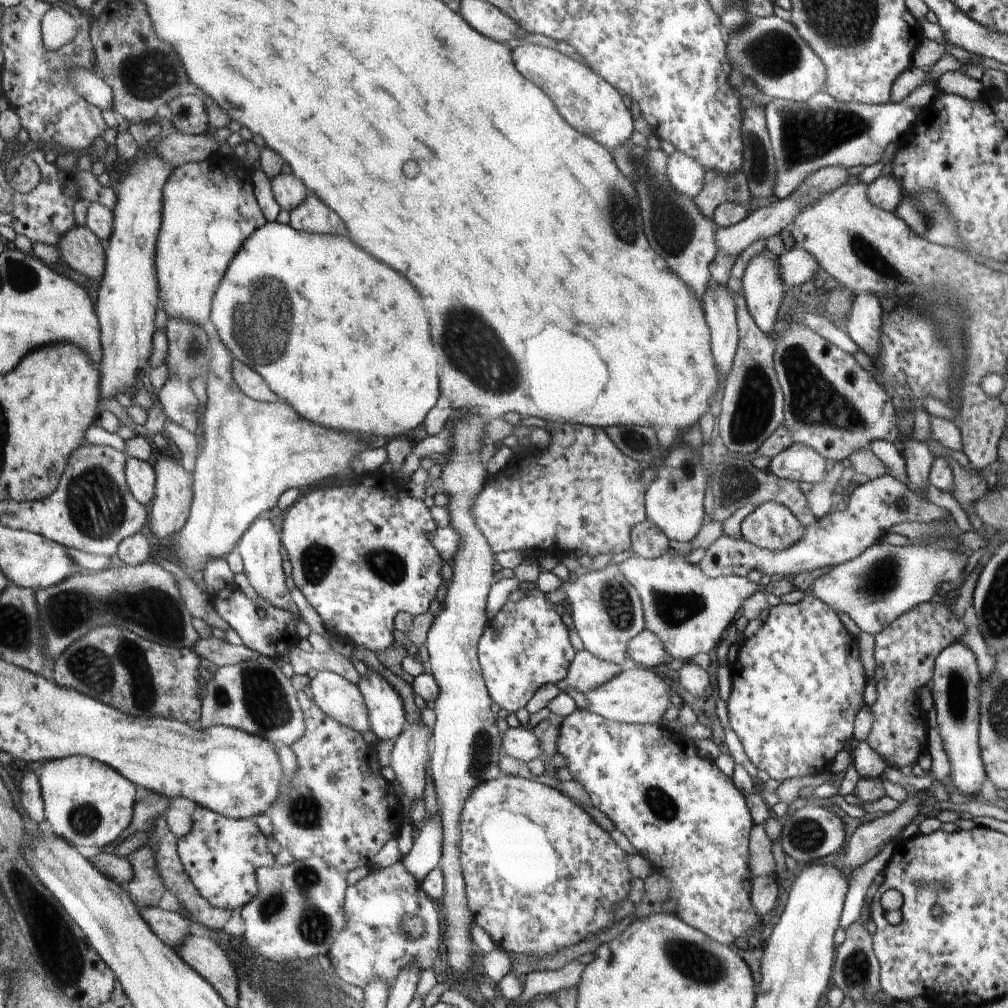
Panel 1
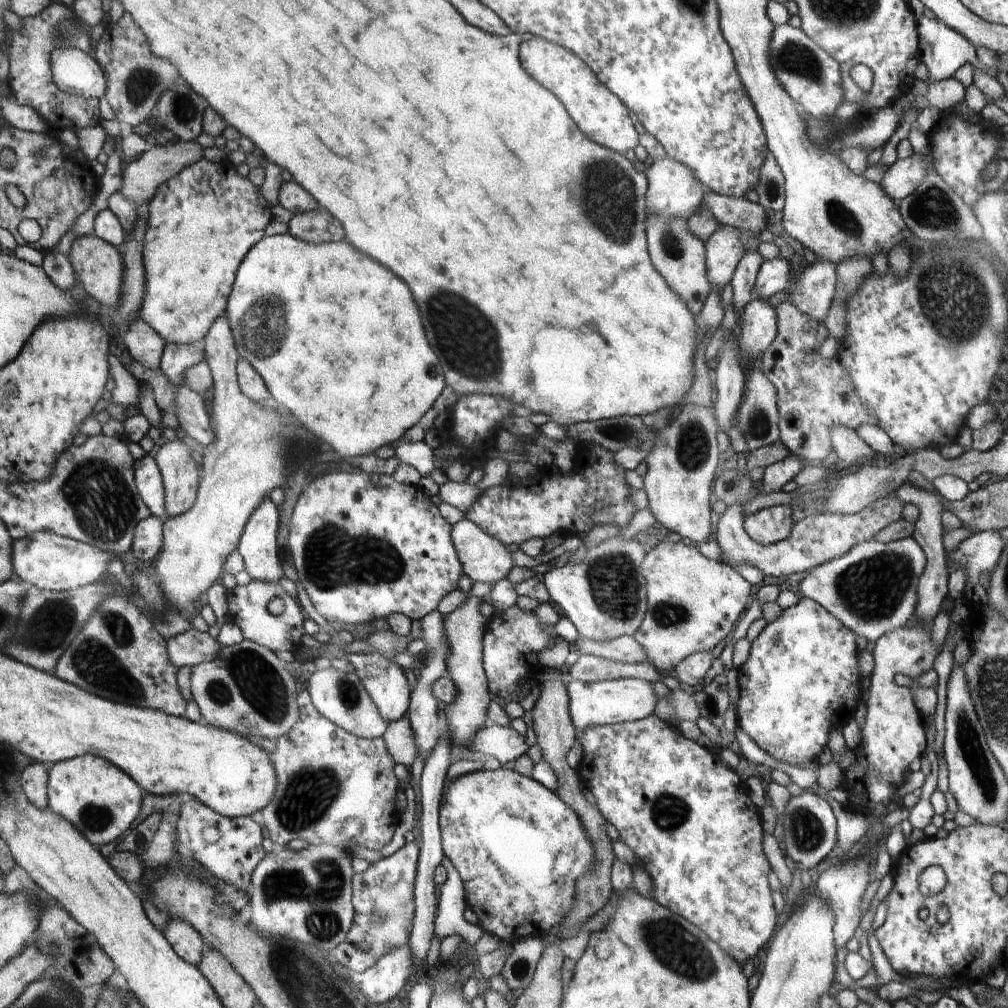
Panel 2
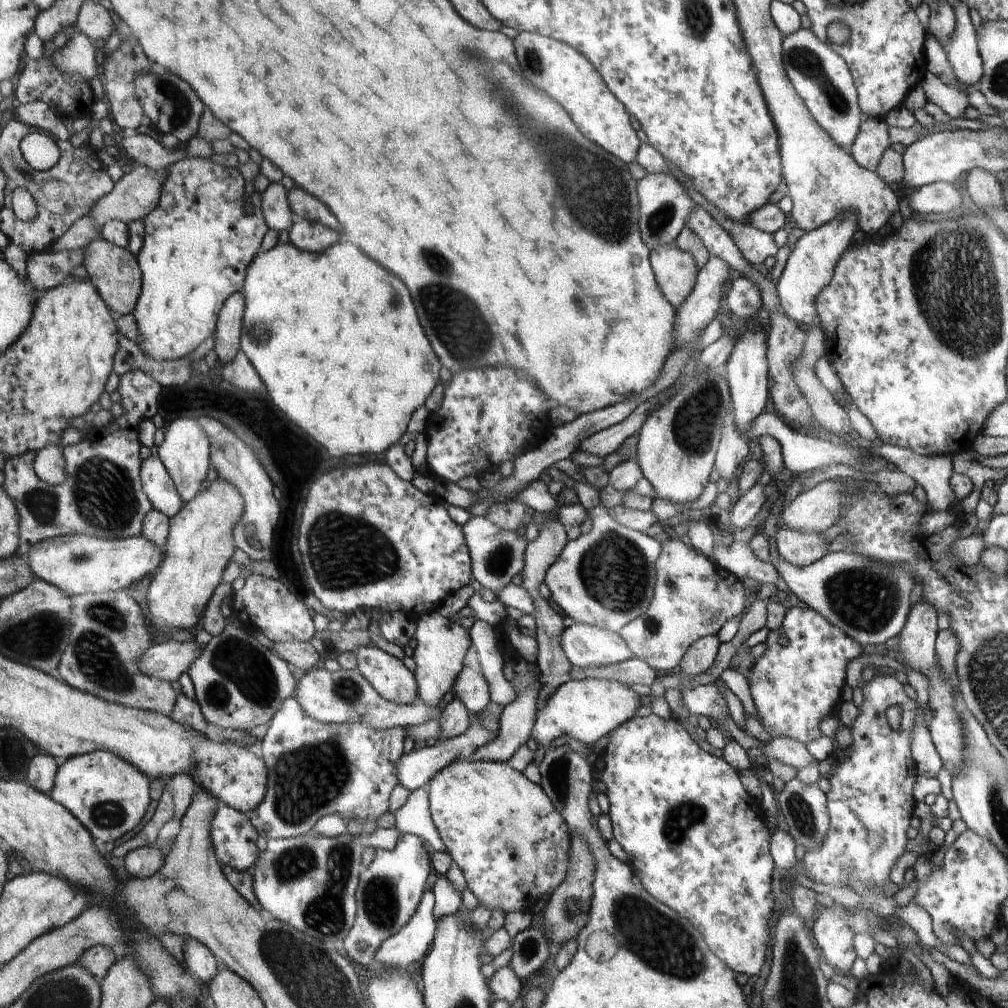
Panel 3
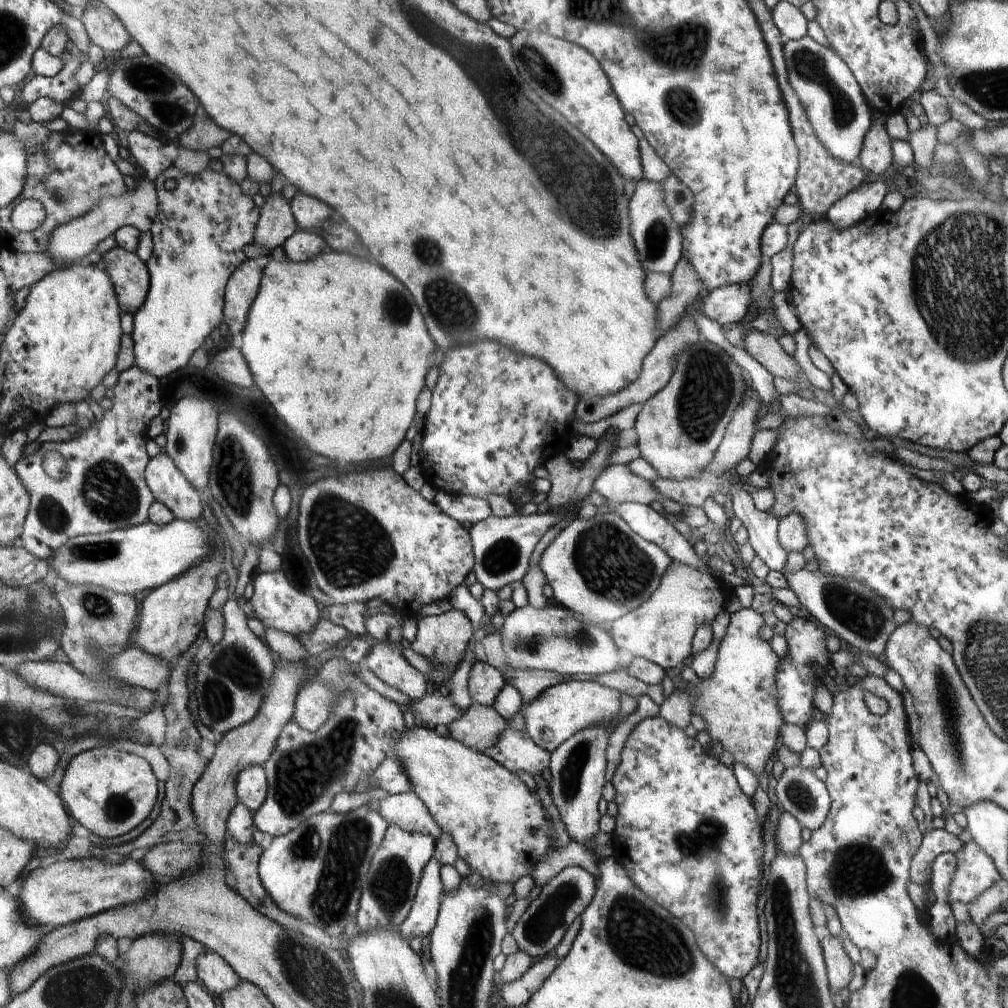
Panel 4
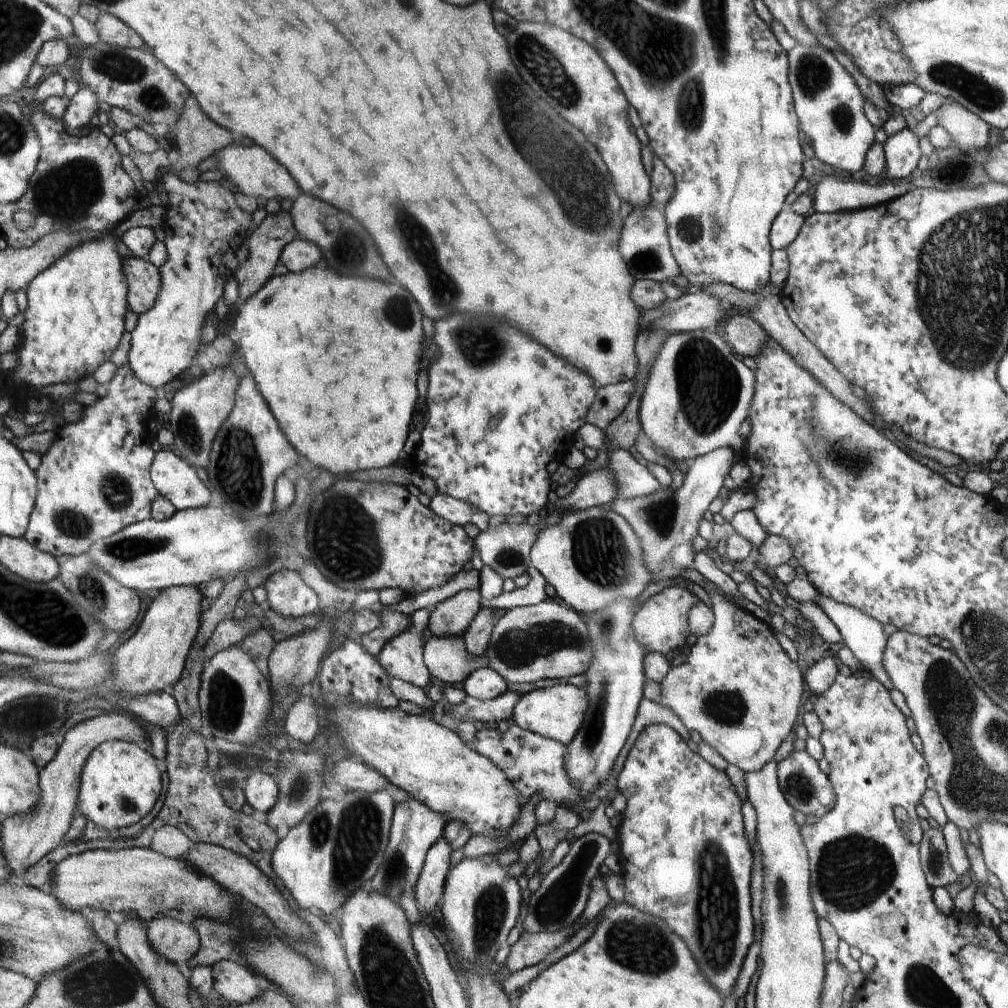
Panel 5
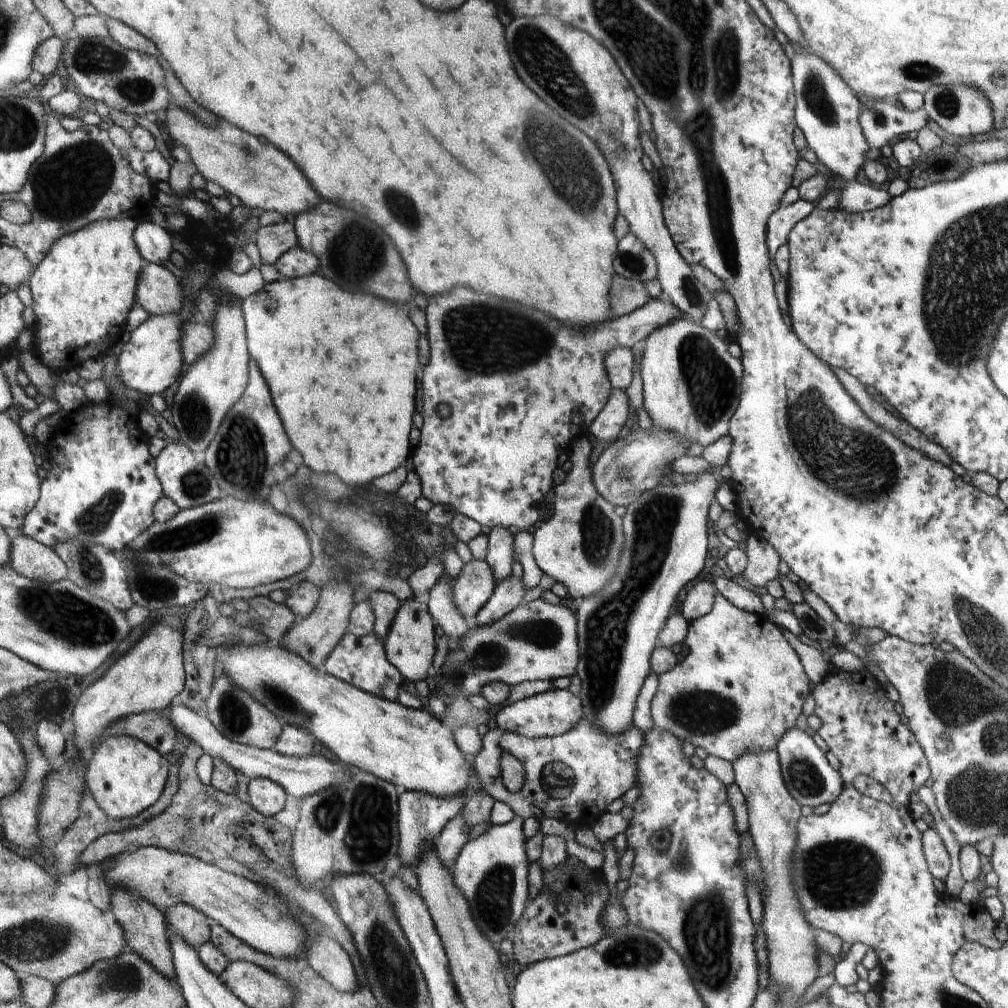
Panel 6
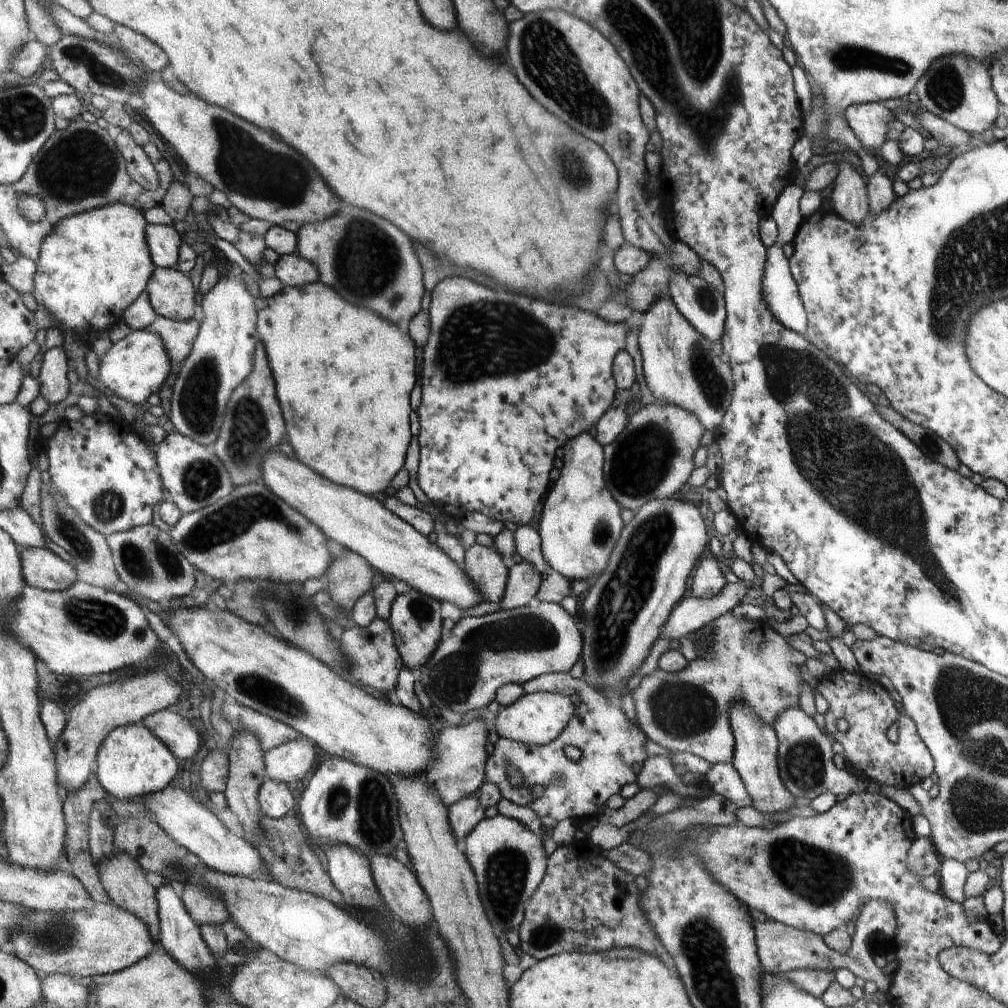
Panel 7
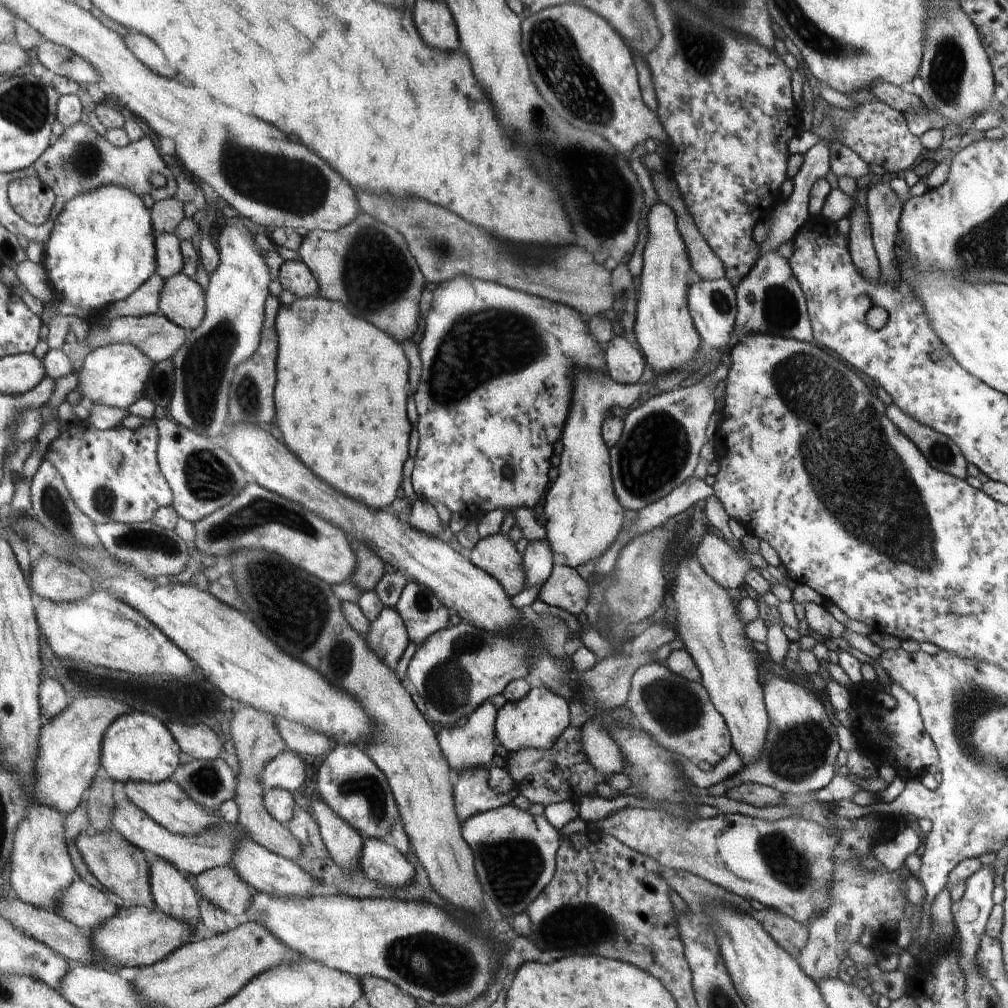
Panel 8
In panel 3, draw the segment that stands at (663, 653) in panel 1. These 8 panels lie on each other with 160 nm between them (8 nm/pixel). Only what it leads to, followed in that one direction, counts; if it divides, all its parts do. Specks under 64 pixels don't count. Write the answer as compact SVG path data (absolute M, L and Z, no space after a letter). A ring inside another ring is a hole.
M574 623L563 630L561 645L574 667L597 667L627 661L634 656L618 633L596 625Z

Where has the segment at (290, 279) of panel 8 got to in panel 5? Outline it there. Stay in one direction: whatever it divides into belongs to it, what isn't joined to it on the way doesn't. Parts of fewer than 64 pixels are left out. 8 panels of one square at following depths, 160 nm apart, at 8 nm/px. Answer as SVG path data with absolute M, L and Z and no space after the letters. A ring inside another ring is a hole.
M297 236L282 252L284 266L297 273L321 265L323 253L316 243Z

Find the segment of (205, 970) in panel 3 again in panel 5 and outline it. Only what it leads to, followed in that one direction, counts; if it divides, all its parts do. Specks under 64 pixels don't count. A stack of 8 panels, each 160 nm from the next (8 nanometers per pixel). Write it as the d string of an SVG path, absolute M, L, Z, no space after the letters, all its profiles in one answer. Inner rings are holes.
M220 961L211 965L213 988L228 1002L243 1005L262 993L258 988L258 975L241 963Z

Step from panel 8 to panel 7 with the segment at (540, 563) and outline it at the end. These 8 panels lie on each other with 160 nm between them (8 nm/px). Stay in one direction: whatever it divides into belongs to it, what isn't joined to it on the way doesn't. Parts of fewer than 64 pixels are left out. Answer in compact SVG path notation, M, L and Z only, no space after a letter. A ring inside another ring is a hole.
M524 560L519 564L515 563L509 570L506 594L499 602L504 610L528 605L530 600L535 599L542 580L533 566Z

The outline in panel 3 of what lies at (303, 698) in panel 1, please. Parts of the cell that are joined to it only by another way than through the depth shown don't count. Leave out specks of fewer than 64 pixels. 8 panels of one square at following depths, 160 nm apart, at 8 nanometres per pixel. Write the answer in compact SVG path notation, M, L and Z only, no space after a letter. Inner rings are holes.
M288 698L284 700L280 708L280 712L276 714L276 717L272 720L266 735L260 742L258 748L268 769L268 786L267 794L264 802L254 810L254 812L248 813L248 818L256 826L256 830L261 835L264 835L266 840L270 839L289 839L290 837L299 837L312 831L312 827L322 816L326 814L338 814L343 818L346 823L352 822L352 820L358 820L362 822L361 832L364 834L374 833L376 830L376 820L388 812L388 796L392 792L392 788L398 784L399 776L397 775L397 769L399 768L399 762L404 755L404 740L405 740L405 728L394 727L392 729L382 729L381 731L373 729L368 725L361 724L348 724L348 723L329 723L318 722L315 718L306 714L306 711L300 706L300 703L295 698Z

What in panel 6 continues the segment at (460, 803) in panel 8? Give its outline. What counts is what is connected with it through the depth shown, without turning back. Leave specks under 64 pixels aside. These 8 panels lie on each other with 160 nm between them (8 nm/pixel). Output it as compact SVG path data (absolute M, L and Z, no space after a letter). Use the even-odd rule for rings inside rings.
M461 813L452 820L439 834L439 838L433 848L435 855L440 859L447 870L451 872L462 847L468 841L469 827L462 818Z

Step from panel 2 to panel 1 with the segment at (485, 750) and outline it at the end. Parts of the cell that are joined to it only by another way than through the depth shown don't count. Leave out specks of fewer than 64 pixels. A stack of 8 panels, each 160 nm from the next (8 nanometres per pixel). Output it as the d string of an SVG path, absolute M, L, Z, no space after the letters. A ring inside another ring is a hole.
M522 726L519 728L509 727L504 732L504 740L500 744L502 744L504 756L512 756L526 764L540 757L541 750L536 736Z

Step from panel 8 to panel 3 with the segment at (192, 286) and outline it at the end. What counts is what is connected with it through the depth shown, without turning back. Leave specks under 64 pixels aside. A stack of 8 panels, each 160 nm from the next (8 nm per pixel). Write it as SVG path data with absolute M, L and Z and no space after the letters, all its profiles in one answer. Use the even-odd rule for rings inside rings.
M99 238L85 249L85 265L109 308L119 312L121 316L132 313L142 292L142 271L138 258L130 250L108 239Z

